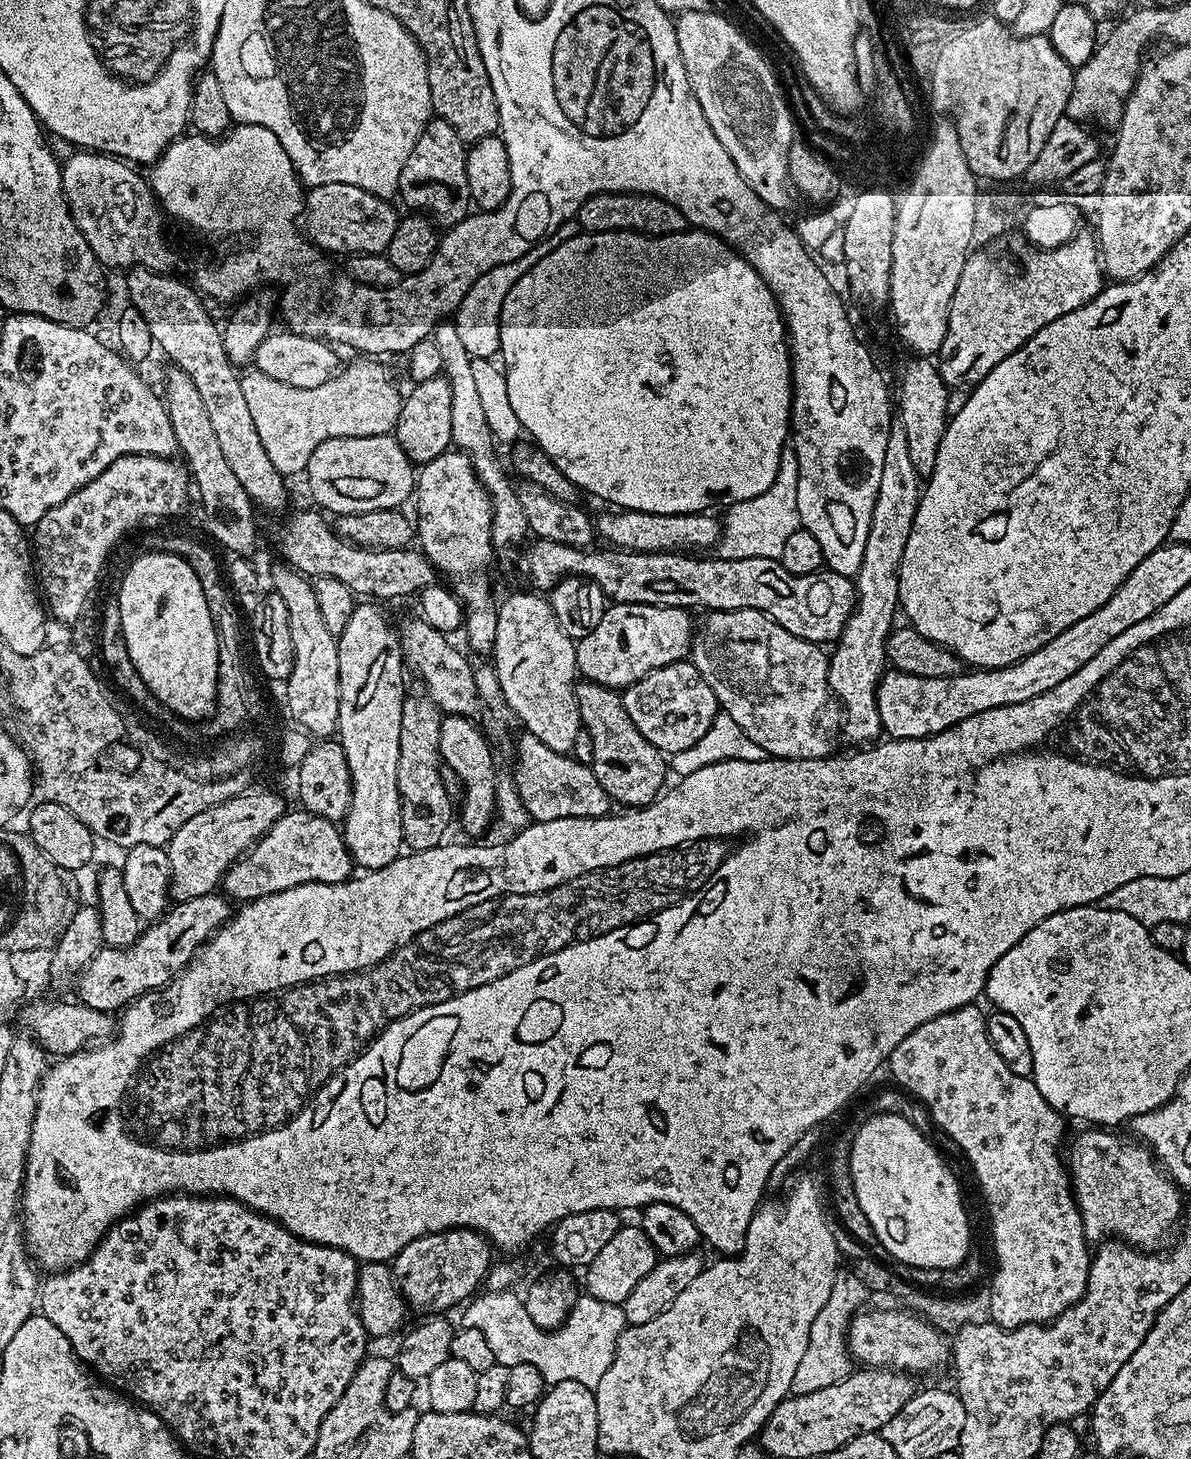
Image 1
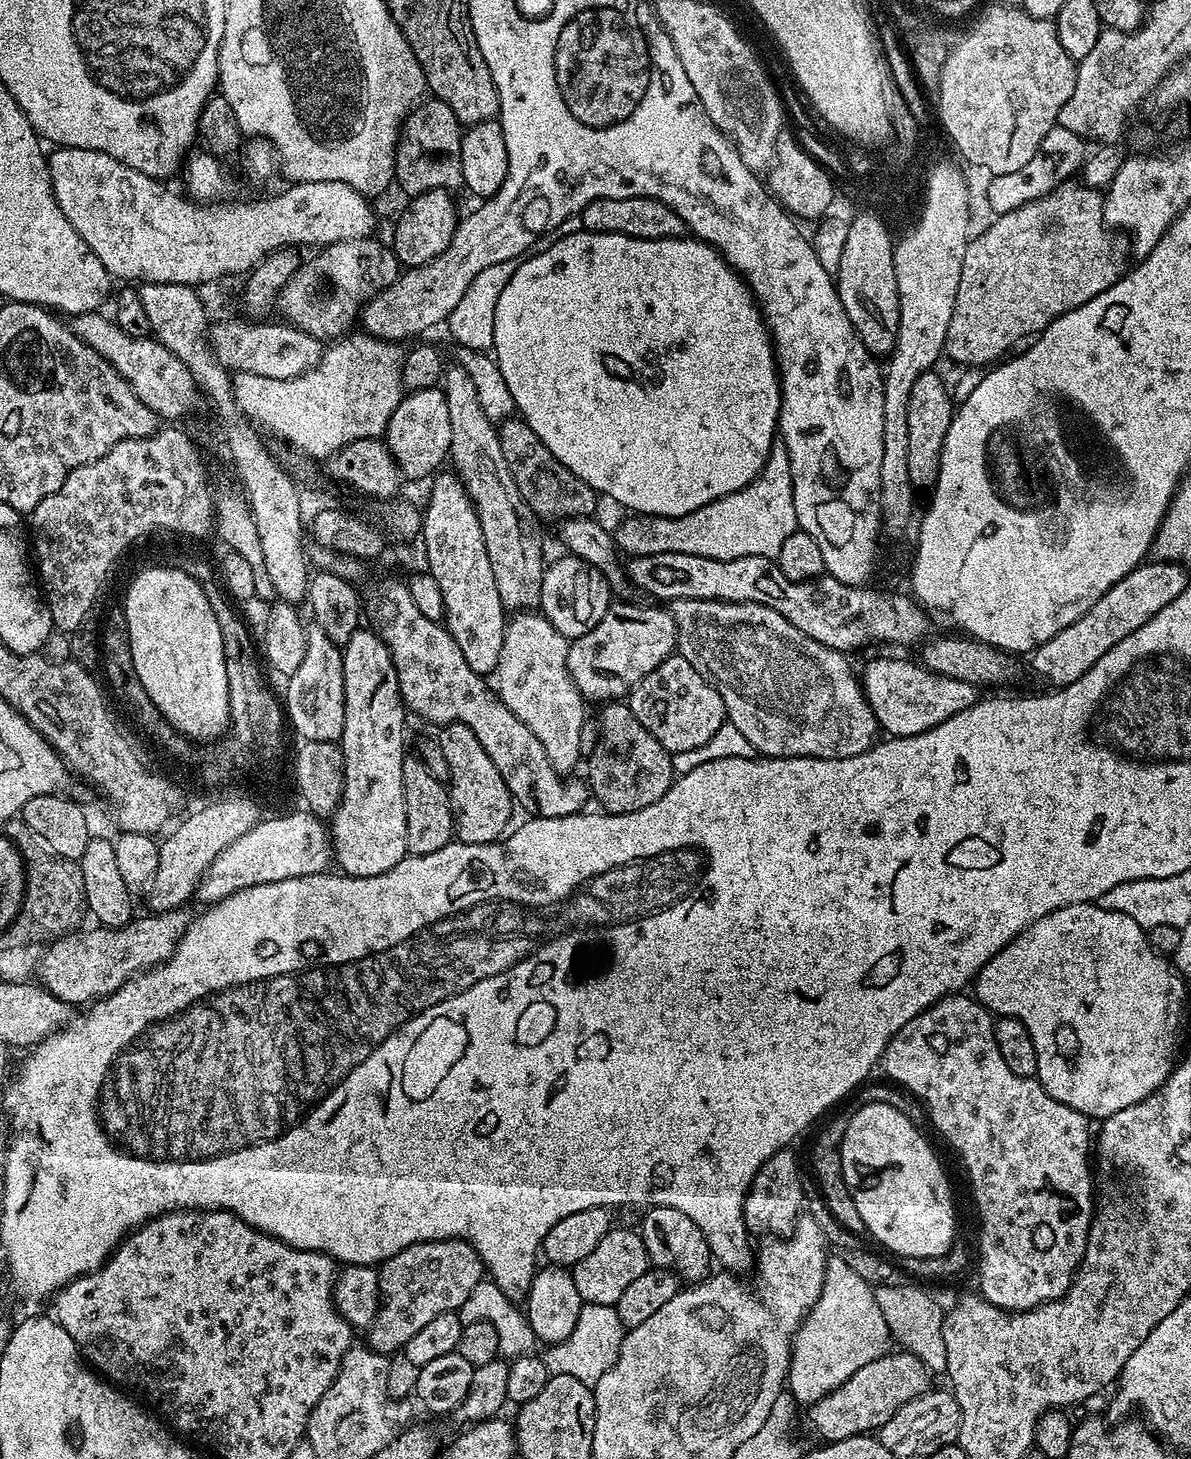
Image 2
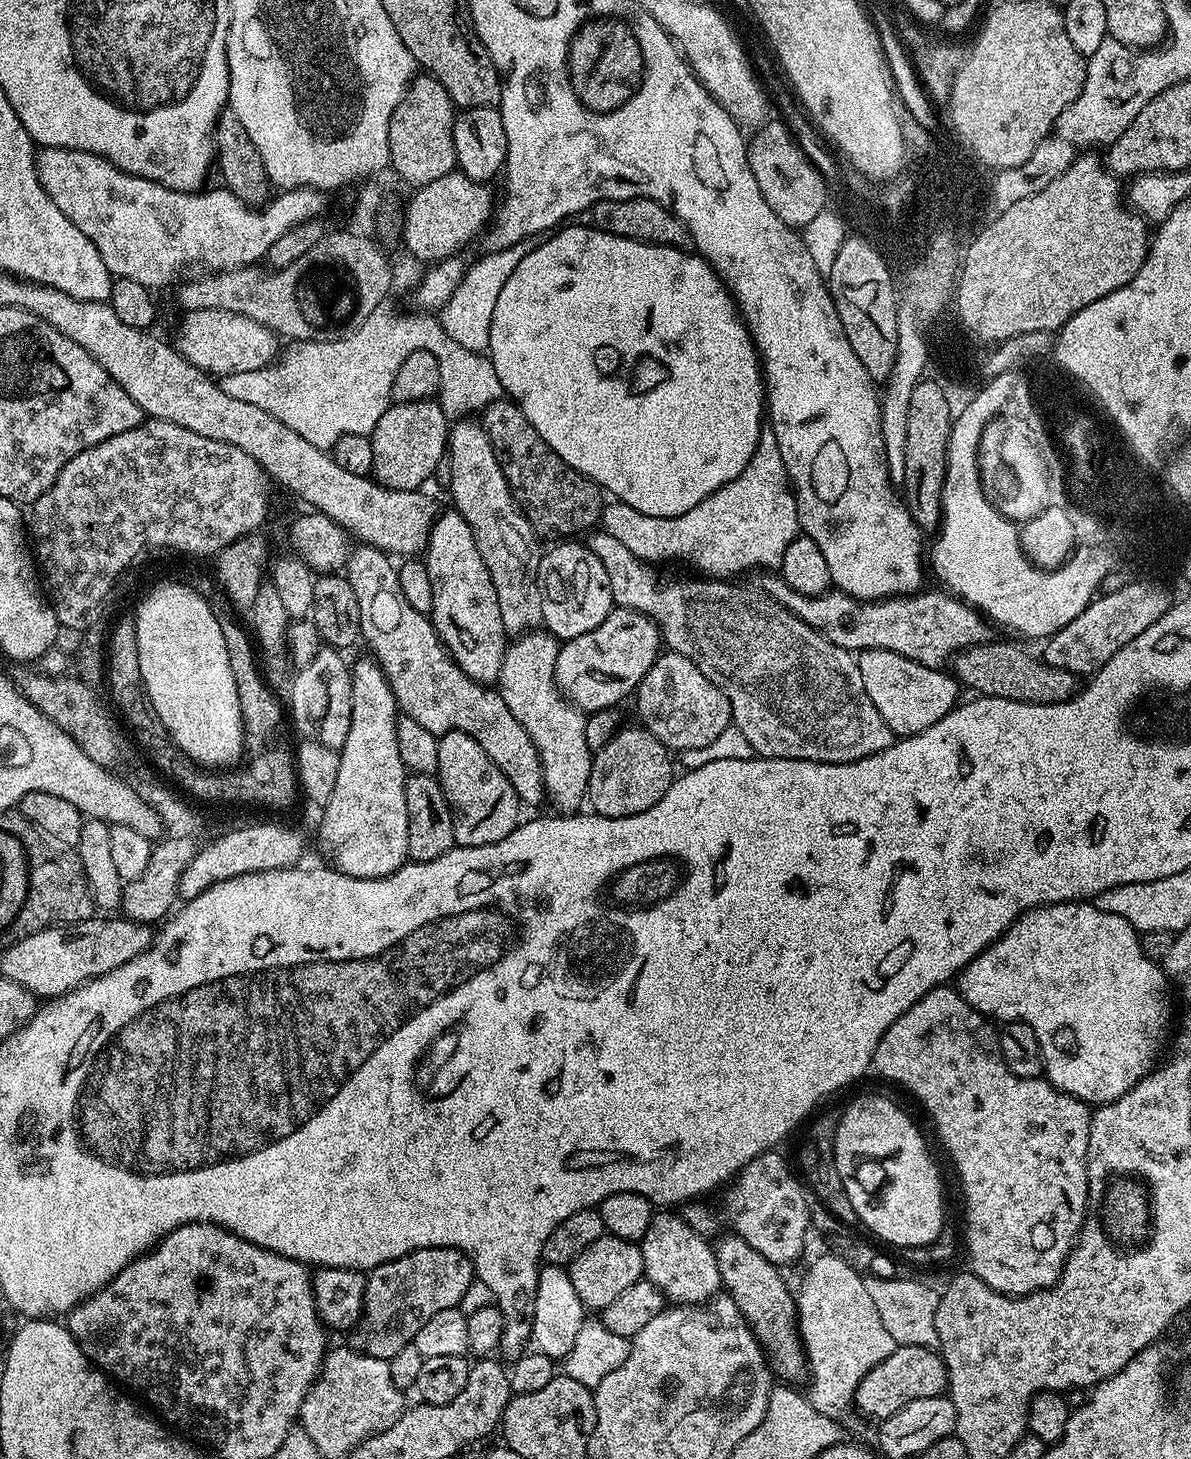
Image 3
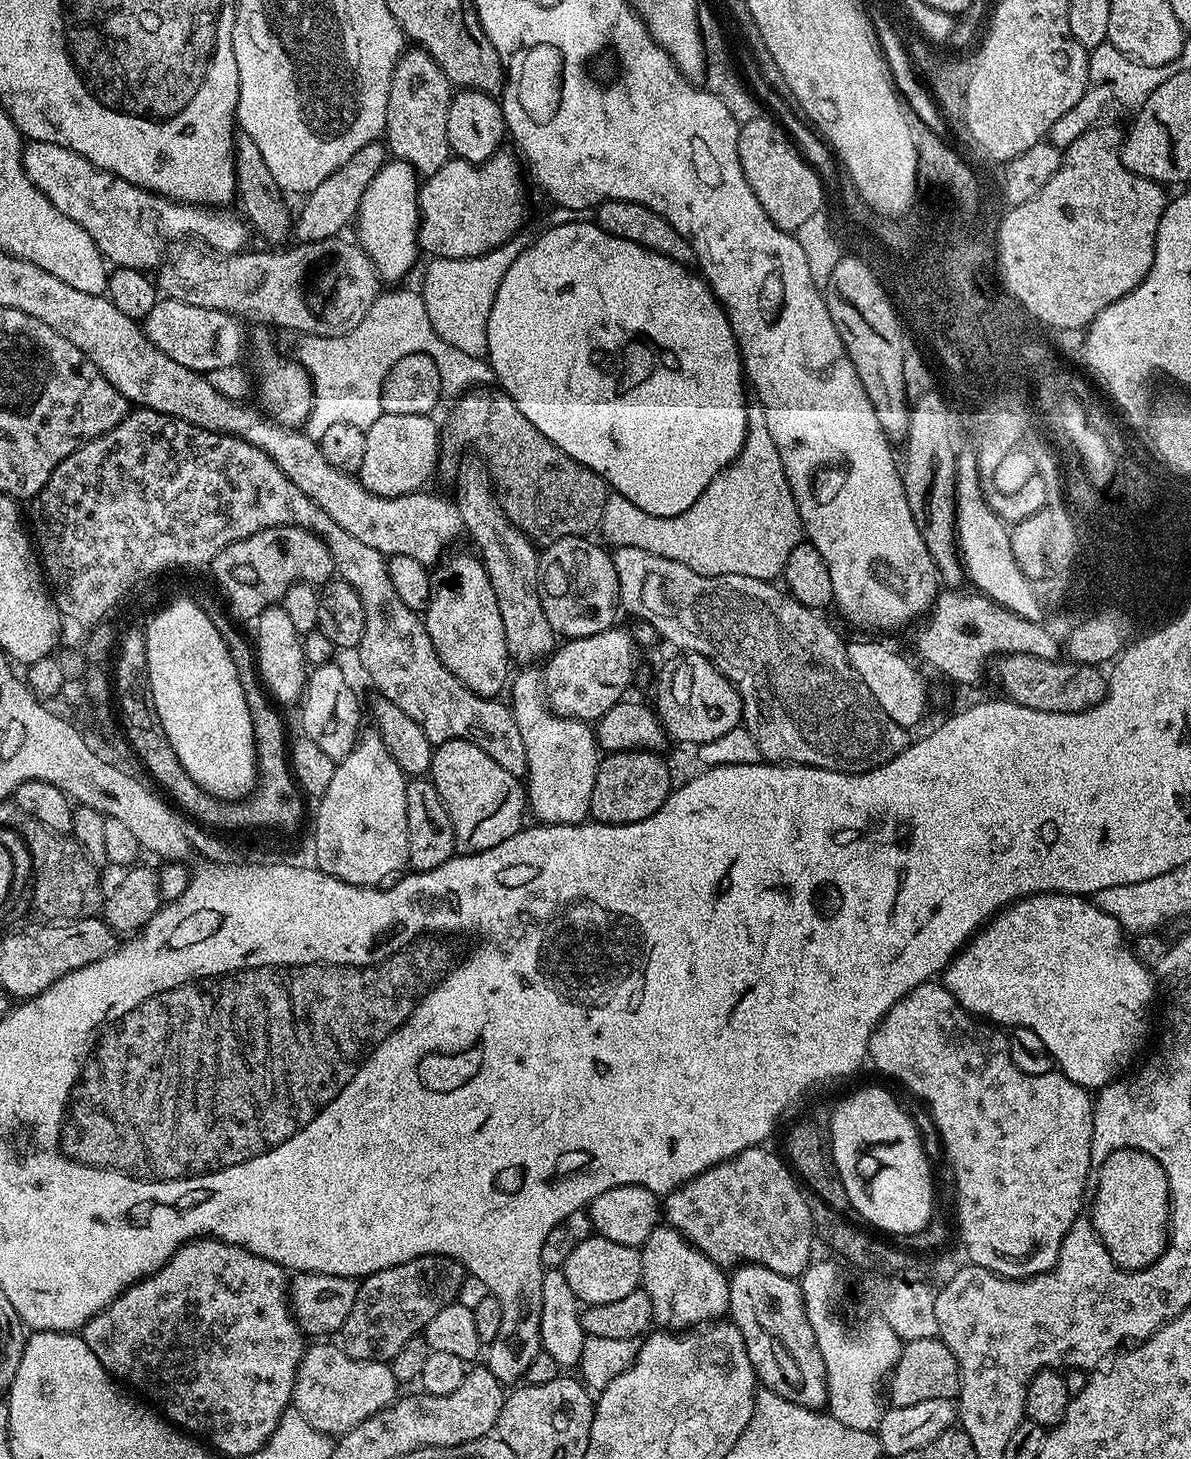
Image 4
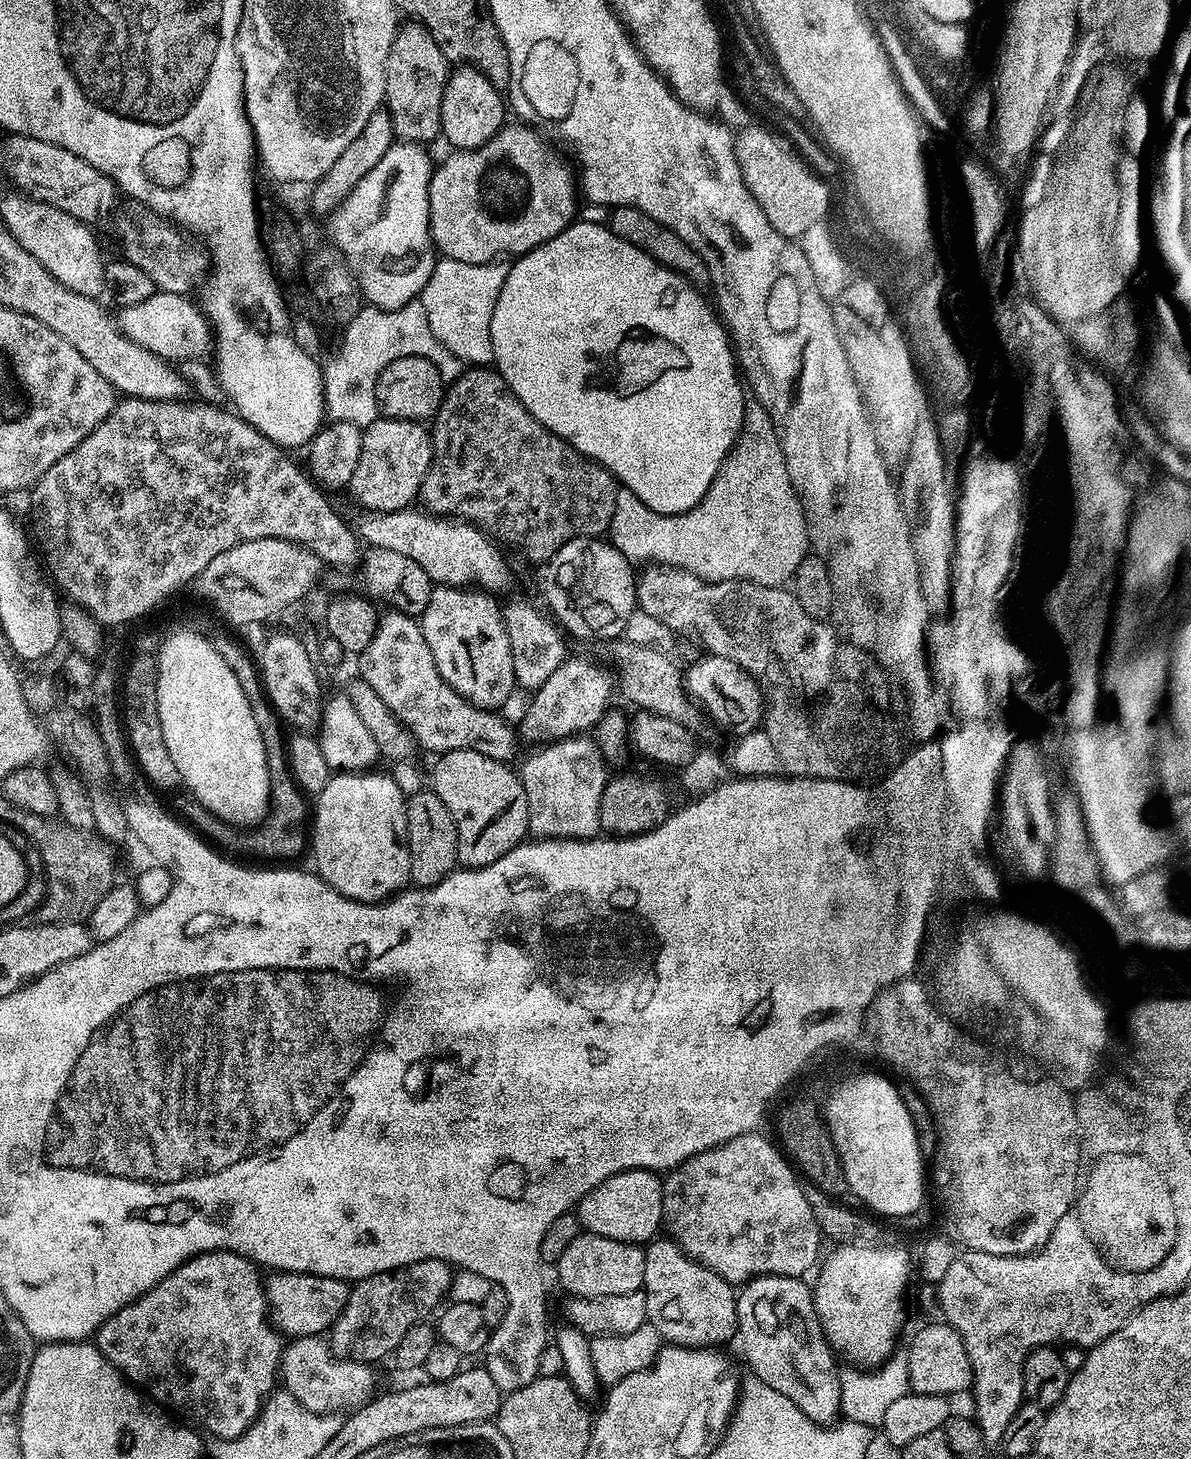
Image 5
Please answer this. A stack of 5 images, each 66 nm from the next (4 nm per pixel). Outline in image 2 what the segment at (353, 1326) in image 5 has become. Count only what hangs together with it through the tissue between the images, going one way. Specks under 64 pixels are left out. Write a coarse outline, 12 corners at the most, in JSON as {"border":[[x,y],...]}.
{"border":[[465,1240],[385,1260],[367,1347],[399,1353],[485,1279]]}

